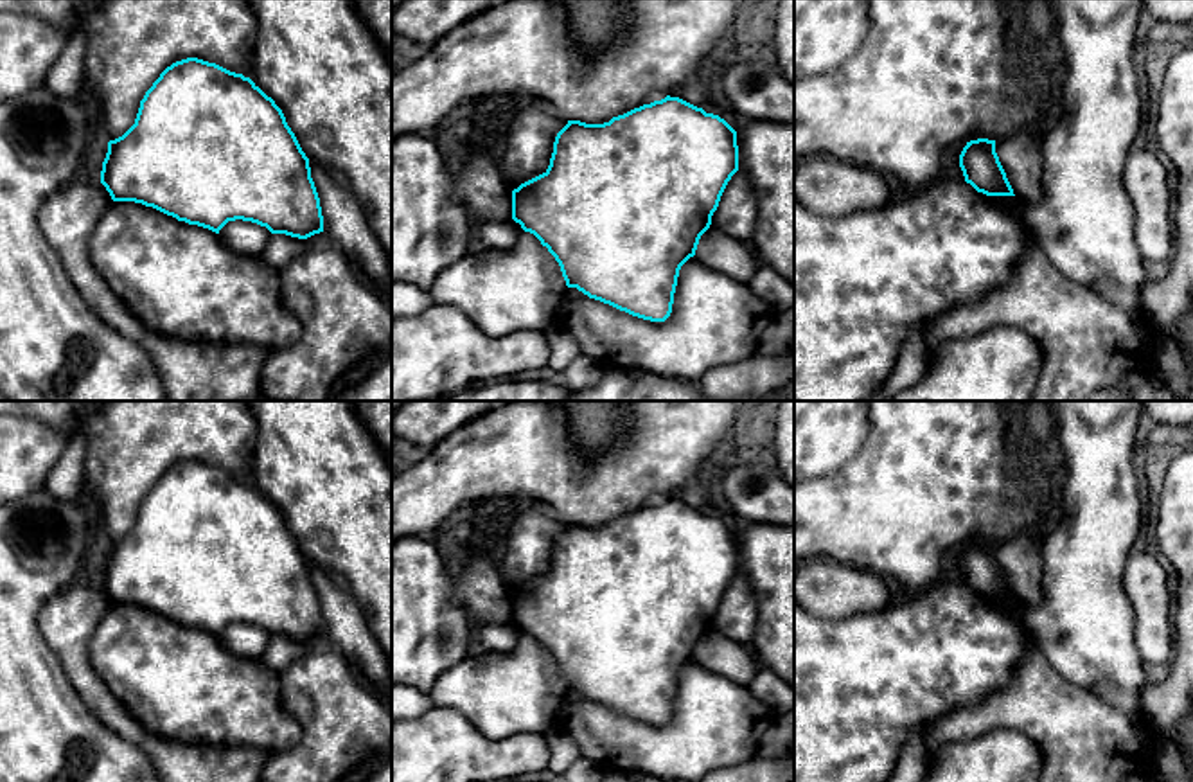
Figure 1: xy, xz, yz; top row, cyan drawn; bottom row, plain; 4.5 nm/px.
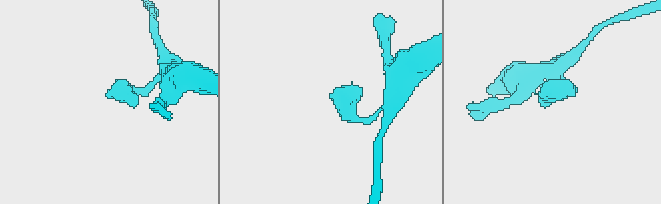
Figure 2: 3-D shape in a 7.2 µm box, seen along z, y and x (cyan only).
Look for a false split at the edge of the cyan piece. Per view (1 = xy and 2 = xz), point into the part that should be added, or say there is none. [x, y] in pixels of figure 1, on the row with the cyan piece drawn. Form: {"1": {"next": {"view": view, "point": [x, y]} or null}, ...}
{"1": {"next": null}, "2": {"next": null}}

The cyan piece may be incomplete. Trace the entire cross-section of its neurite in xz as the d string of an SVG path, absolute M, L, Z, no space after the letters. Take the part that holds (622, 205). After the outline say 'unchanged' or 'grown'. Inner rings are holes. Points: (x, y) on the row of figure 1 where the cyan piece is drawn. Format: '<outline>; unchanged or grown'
M667 95L604 124L568 120L548 169L512 191L512 219L548 248L568 288L632 316L665 322L679 270L695 255L737 171L737 131L719 115Z; unchanged

